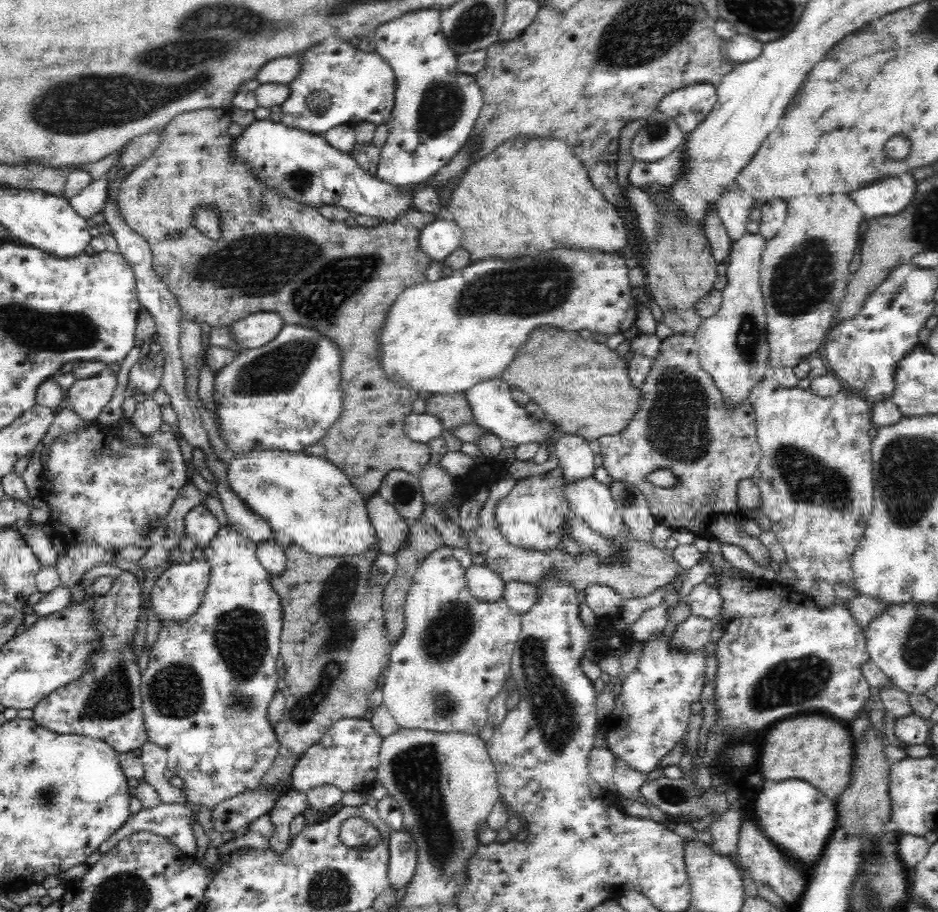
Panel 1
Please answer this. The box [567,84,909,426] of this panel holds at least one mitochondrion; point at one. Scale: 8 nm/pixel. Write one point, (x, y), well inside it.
(800, 281)

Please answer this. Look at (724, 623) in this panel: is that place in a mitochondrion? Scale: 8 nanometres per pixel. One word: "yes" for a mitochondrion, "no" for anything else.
no

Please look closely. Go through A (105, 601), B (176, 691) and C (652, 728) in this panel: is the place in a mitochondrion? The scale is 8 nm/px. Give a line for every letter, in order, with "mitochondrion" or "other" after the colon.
A: other
B: mitochondrion
C: other

